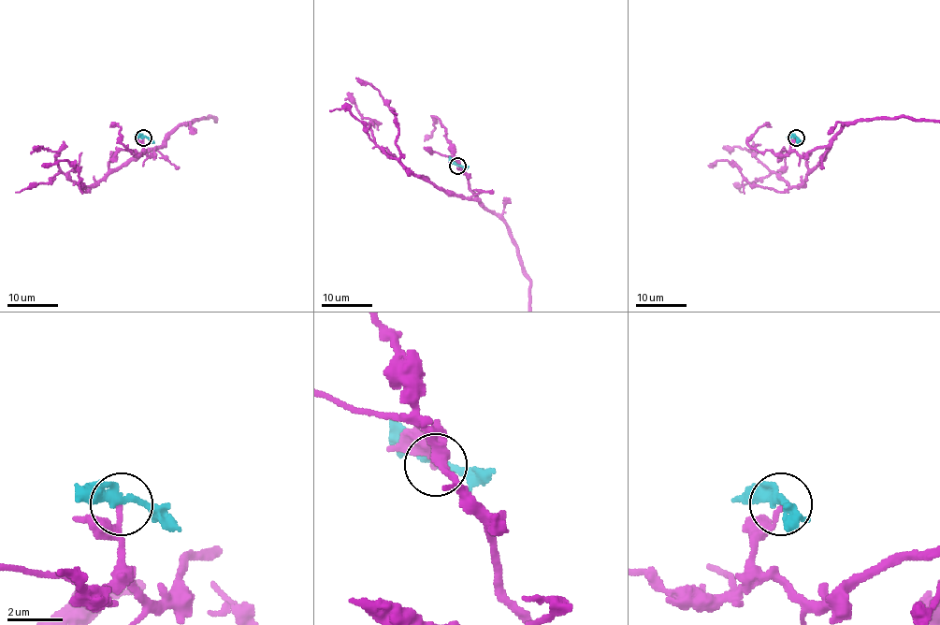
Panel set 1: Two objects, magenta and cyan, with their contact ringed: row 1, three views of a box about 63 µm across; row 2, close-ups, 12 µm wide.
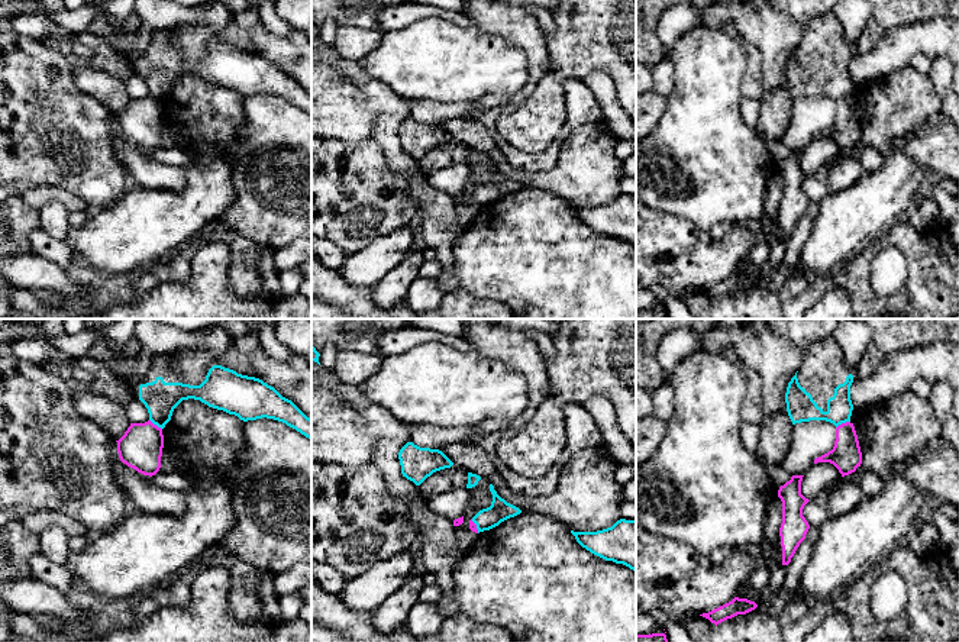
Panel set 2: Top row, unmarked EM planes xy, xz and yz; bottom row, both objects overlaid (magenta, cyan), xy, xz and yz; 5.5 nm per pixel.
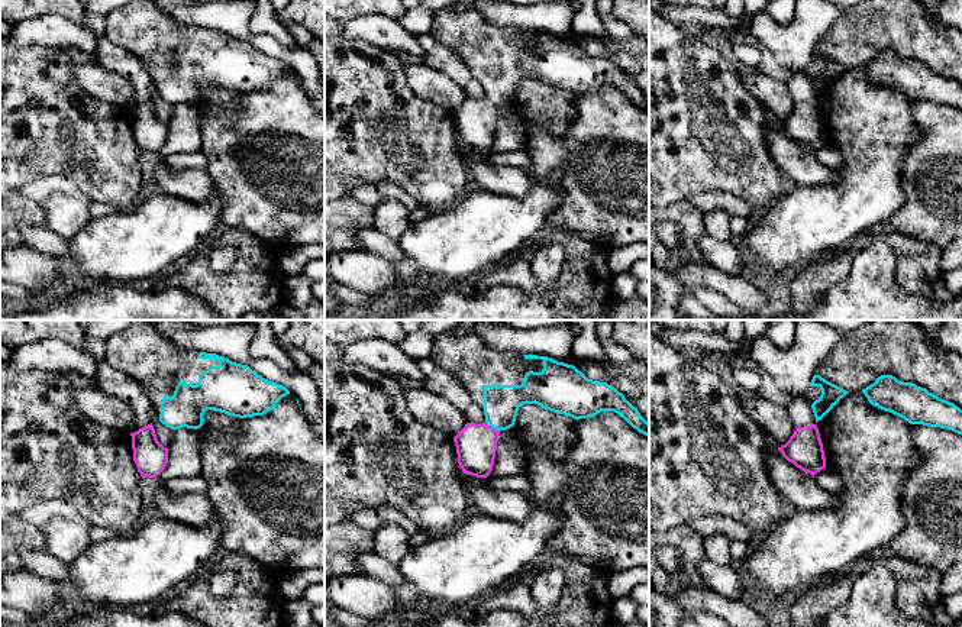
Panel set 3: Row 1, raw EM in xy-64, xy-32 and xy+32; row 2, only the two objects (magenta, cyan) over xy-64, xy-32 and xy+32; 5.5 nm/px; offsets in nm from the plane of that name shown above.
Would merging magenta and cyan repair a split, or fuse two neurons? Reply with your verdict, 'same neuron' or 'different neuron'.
different neuron

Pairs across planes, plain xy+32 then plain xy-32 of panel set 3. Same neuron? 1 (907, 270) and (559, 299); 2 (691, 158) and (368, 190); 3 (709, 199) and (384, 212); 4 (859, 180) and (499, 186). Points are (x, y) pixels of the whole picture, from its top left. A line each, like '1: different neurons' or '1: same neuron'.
1: same neuron
2: different neurons
3: different neurons
4: different neurons

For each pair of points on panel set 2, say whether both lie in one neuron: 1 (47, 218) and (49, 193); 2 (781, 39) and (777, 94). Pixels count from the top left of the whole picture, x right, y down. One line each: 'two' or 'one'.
1: two
2: one

